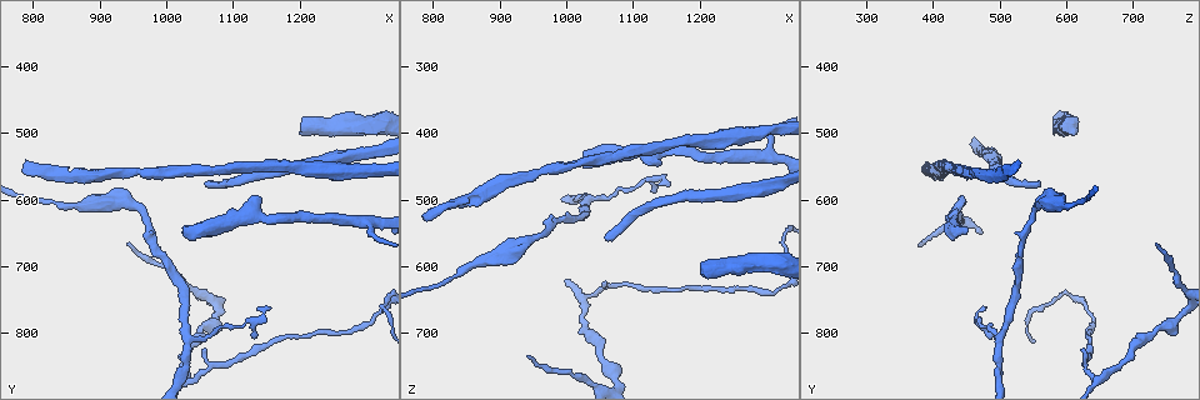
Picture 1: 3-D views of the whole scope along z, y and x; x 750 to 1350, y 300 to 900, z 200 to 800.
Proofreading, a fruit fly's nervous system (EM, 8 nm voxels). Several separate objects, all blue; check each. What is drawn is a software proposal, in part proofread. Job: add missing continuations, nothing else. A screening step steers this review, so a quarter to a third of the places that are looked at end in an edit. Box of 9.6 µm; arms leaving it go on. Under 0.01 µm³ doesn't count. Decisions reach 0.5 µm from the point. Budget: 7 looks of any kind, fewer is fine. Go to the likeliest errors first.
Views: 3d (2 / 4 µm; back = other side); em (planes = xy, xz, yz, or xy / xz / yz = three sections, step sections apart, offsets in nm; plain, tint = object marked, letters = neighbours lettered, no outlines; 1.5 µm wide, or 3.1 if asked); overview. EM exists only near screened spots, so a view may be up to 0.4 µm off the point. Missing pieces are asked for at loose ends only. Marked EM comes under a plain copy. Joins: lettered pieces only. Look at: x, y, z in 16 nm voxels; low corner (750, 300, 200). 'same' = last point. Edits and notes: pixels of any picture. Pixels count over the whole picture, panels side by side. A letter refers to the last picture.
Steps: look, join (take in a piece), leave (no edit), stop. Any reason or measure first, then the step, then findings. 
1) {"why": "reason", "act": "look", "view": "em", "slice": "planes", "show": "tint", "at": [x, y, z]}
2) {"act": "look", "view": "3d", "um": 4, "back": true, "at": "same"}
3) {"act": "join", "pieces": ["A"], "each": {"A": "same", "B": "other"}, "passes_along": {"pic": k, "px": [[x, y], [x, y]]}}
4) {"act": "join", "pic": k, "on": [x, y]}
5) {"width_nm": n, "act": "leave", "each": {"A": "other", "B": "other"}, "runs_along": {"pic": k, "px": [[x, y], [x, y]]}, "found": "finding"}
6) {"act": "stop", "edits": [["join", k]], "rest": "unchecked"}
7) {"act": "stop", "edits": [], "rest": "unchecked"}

{"why": "long arm stops here", "act": "look", "view": "em", "slice": "planes", "show": "letters", "at": [790, 545, 535]}

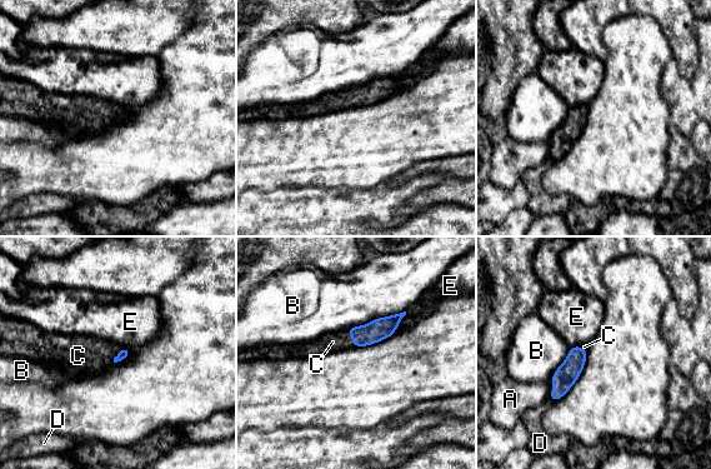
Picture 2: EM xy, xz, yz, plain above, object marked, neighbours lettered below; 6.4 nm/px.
{"act": "join", "pic": 2, "on": [78, 355], "each": {"A": "other", "B": "other", "C": "same", "D": "other", "E": "other"}, "found": "it goes on there"}

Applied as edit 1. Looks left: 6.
{"why": "end of a long branch", "act": "look", "view": "3d", "um": 2, "back": true, "at": [1060, 575, 555]}

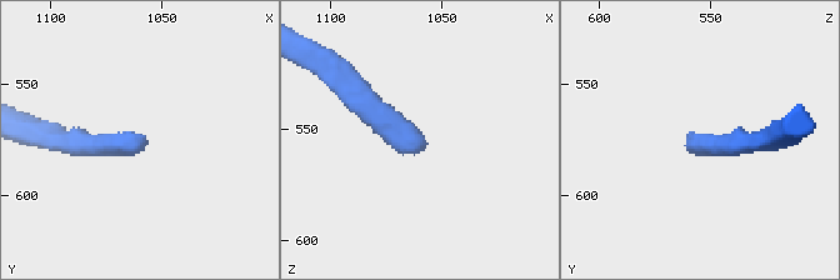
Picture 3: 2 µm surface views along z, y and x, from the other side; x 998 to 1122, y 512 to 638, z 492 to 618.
{"act": "look", "view": "em", "um": 3.1, "slice": "yz", "step": 8, "show": "tint", "at": [1058, 574, 558]}

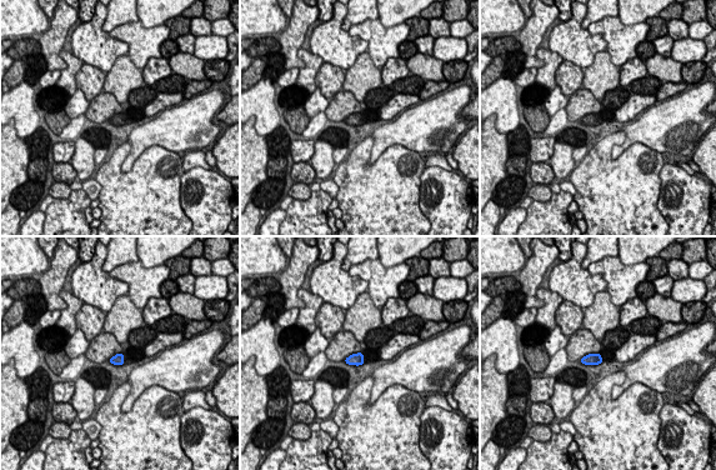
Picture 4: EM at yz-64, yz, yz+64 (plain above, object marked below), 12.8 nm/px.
{"why": "cut it another way", "act": "look", "view": "em", "um": 3.1, "slice": "planes", "show": "letters", "at": "same"}

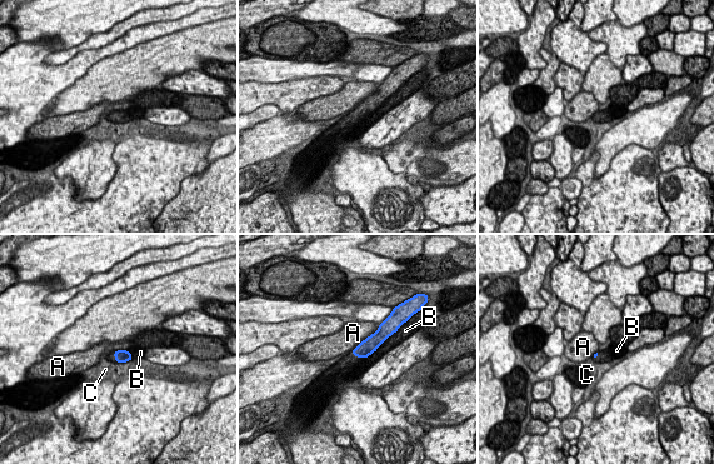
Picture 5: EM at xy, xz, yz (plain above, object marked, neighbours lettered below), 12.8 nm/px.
{"act": "leave", "each": {"A": "other", "B": "other", "C": "other"}, "border": {"pic": 5, "px": [[379, 327], [353, 350]]}, "found": "no lettered piece goes on from it"}

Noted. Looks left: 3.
{"act": "look", "view": "3d", "um": 2, "at": [1020, 645, 450]}

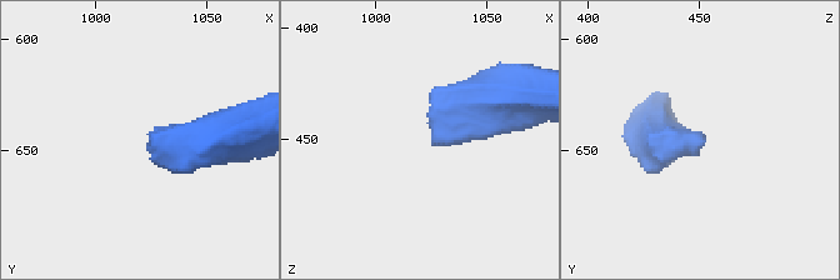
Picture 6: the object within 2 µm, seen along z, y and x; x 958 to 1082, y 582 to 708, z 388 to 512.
{"act": "look", "view": "em", "slice": "yz", "step": 8, "show": "tint", "at": [1024, 646, 451]}

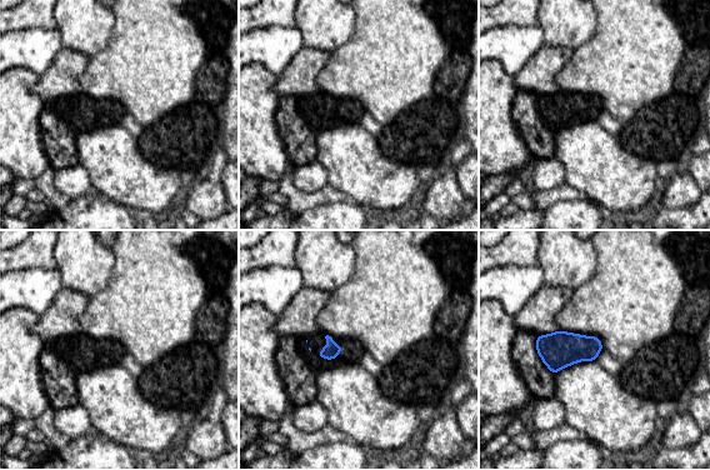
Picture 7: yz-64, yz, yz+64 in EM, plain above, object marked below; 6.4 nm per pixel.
{"act": "look", "view": "em", "slice": "xy", "step": 4, "show": "letters", "at": "same"}

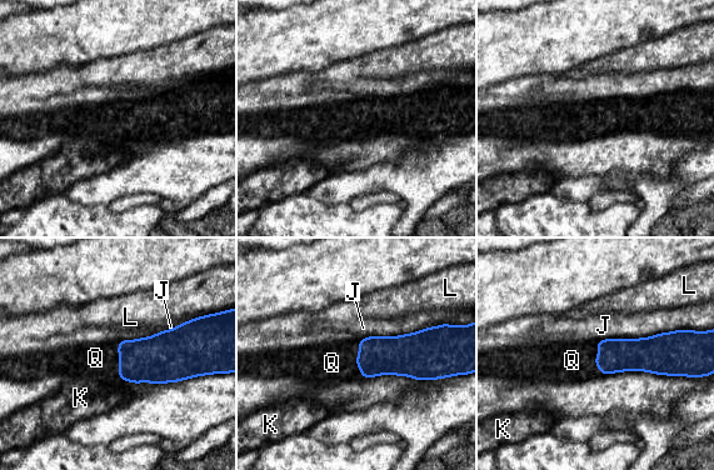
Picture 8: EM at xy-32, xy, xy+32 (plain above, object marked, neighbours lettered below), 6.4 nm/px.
{"act": "join", "pic": 8, "on": [572, 360], "each": {"J": "other", "K": "other", "L": "other", "Q": "same"}, "passes_along": {"pic": 8, "px": [[615, 355], [595, 364], [572, 360]]}, "found": "the cell continues"}

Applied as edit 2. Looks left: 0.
{"act": "stop", "edits": [["join", 2], ["join", 8]], "rest": "unchecked"}

